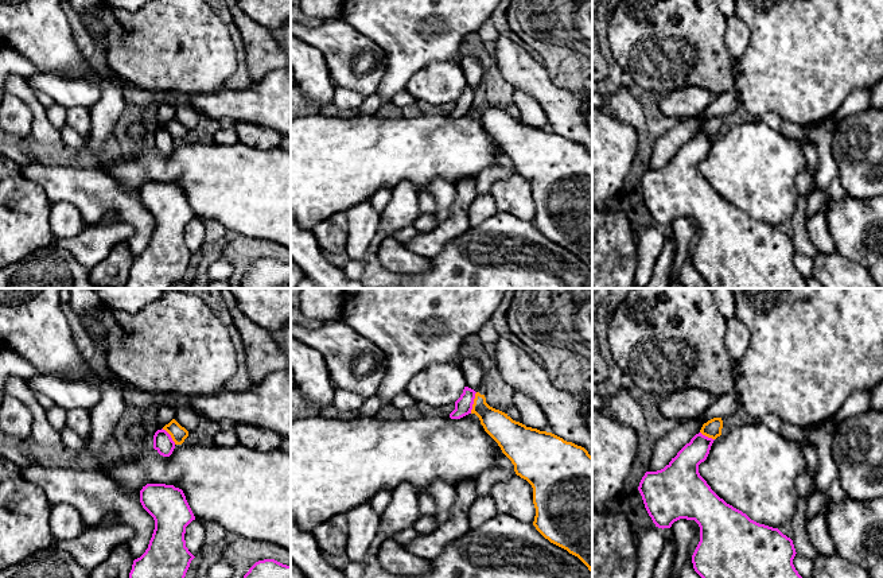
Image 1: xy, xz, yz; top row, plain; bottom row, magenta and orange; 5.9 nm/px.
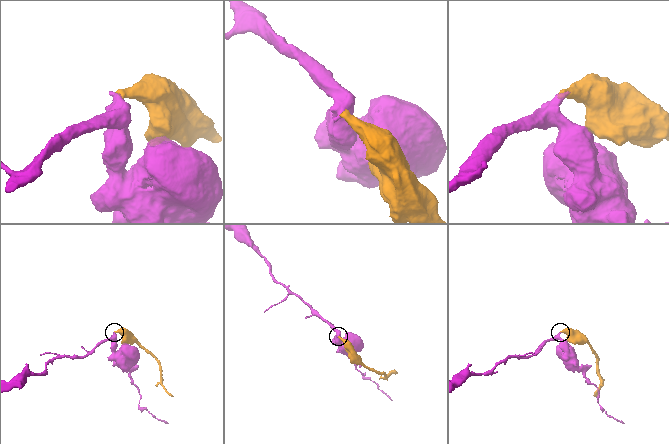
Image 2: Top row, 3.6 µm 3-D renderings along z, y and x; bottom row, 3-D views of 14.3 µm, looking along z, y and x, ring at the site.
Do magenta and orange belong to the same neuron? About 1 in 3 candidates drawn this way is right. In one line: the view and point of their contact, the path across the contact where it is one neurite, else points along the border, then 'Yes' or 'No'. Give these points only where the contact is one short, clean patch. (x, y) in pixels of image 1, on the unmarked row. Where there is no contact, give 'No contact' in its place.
Touches magenta at xz (473, 101). Boundary: xz (477, 90), (470, 111). No

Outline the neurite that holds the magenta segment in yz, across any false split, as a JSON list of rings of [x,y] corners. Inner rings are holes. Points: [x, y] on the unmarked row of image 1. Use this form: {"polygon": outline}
{"polygon": [[[699,131],[664,167],[645,171],[638,189],[653,221],[662,228],[670,226],[680,217],[695,218],[699,222],[700,240],[692,253],[692,261],[695,269],[703,276],[709,288],[806,288],[806,280],[793,263],[797,252],[793,238],[778,226],[759,222],[727,202],[700,174],[699,163],[707,158],[713,139]]]}

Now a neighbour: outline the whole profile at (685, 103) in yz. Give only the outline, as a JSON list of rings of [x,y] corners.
[[[685,86],[660,97],[658,105],[668,117],[684,121],[701,116],[712,100],[713,97],[708,90],[697,86]]]

